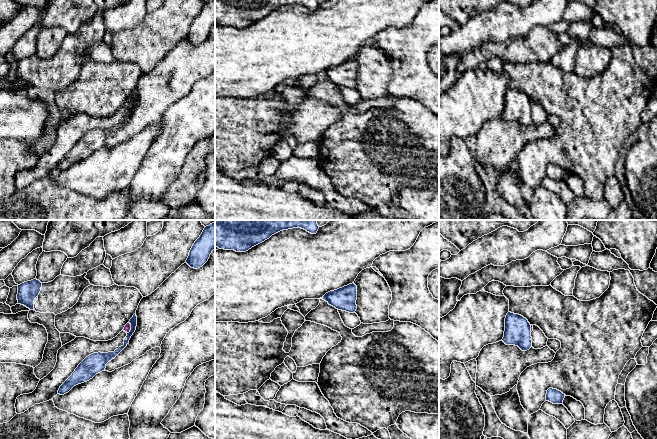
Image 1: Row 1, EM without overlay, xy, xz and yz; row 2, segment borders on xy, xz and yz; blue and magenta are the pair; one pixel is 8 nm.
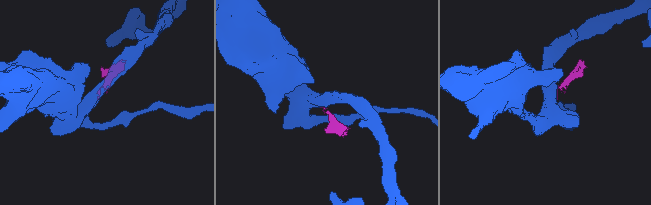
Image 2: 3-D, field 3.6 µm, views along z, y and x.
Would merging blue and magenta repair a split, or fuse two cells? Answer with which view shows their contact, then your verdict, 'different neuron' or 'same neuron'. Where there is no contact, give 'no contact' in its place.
contact in xy; different neuron

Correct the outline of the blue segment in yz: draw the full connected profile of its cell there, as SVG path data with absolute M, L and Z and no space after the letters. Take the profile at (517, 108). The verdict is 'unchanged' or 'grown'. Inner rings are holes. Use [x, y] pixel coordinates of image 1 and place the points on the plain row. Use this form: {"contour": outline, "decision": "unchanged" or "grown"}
{"contour": "M508 88L502 117L506 121L515 121L522 127L527 127L532 123L531 114L531 101L528 96L519 90Z", "decision": "unchanged"}

